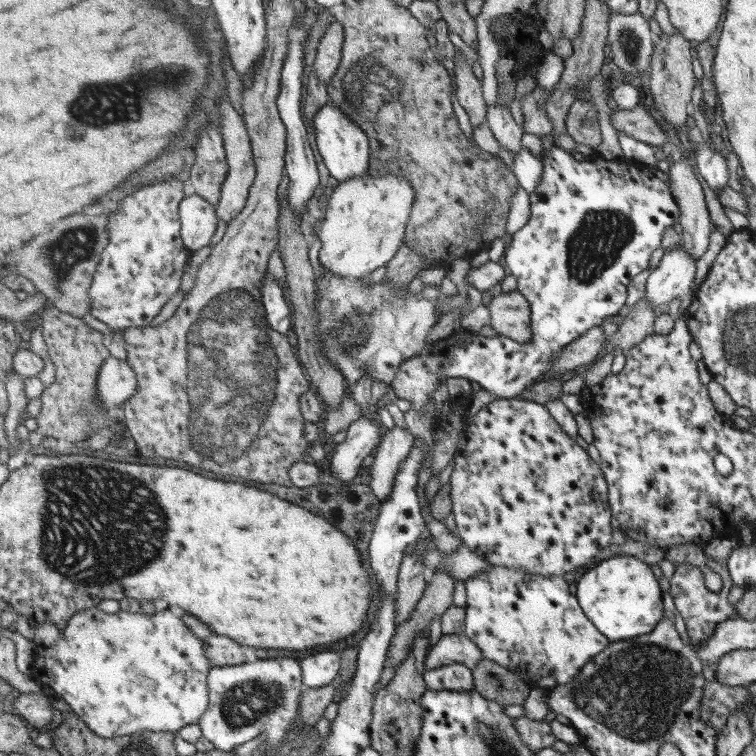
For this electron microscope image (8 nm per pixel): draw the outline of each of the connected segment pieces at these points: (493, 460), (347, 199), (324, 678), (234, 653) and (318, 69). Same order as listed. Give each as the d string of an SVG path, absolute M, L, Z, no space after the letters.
M517 397L512 399L499 398L495 402L491 402L489 406L481 408L479 414L467 423L463 438L458 445L458 452L455 455L455 463L449 480L449 494L453 504L452 512L458 534L461 535L464 545L489 564L505 565L505 567L512 569L528 570L531 573L543 575L563 576L565 572L572 570L575 572L580 566L591 562L591 558L595 558L597 552L611 540L611 524L609 524L611 514L609 514L609 506L607 506L605 474L601 470L600 464L591 460L591 456L587 454L587 449L581 448L575 438L569 436L546 405Z
M371 170L359 179L339 184L328 201L326 218L317 234L322 244L319 263L341 278L368 278L371 272L391 263L404 245L409 218L416 206L416 191L412 184L406 176L373 176Z
M327 651L304 658L300 666L306 689L323 688L335 682L341 668L341 656L335 651Z
M215 634L207 637L206 640L208 641L208 656L214 668L247 663L245 646L242 646L237 640Z
M333 21L329 24L327 35L323 35L319 43L319 55L317 55L314 72L321 77L325 84L331 83L331 77L337 73L341 59L343 59L343 47L345 29L343 23Z

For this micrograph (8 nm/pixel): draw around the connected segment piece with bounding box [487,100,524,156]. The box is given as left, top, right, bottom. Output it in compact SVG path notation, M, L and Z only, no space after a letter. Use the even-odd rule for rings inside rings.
M499 100L493 105L488 105L488 126L492 130L495 139L505 149L511 151L514 156L518 155L521 147L521 138L523 138L524 127L519 126L513 120L513 114L509 107L505 107L505 103Z

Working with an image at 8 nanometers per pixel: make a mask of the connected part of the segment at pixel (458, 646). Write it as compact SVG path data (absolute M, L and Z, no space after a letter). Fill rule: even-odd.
M442 635L442 638L429 650L426 657L427 671L434 671L453 664L466 665L473 670L481 660L485 660L483 650L476 642L465 635Z

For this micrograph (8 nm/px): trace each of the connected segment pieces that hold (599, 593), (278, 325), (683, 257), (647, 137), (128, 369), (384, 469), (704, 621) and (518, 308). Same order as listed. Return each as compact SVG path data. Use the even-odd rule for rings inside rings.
M611 555L587 570L576 583L576 597L589 620L609 641L651 632L661 618L661 592L651 570L631 555Z
M275 277L263 279L260 289L262 300L265 303L265 312L269 325L276 332L287 334L292 327L293 308L287 293L279 286Z
M681 244L672 250L665 250L659 264L647 275L642 300L655 307L680 300L681 310L686 309L694 298L690 286L695 269L695 260L683 250Z
M641 103L627 110L614 107L609 115L609 123L615 130L619 129L621 133L635 140L646 141L652 148L658 147L667 139L657 122Z
M109 357L101 367L97 392L106 408L117 407L123 409L123 405L136 394L139 382L133 366L129 360L120 360Z
M394 425L393 429L388 431L377 447L374 458L369 460L370 487L373 494L381 500L380 506L383 506L391 495L395 475L399 473L401 463L407 459L415 445L415 437L408 434L404 428Z
M707 557L706 565L709 570L720 576L722 585L717 592L711 592L705 587L704 575L699 568L686 563L675 565L673 575L669 580L668 593L671 595L675 610L679 612L679 616L684 622L691 645L705 643L714 634L715 626L719 622L736 618L734 604L730 604L729 598L727 598L729 588L731 588L731 577L729 577L726 562L718 562Z
M496 291L488 296L490 325L501 335L521 344L533 340L531 303L521 292Z

